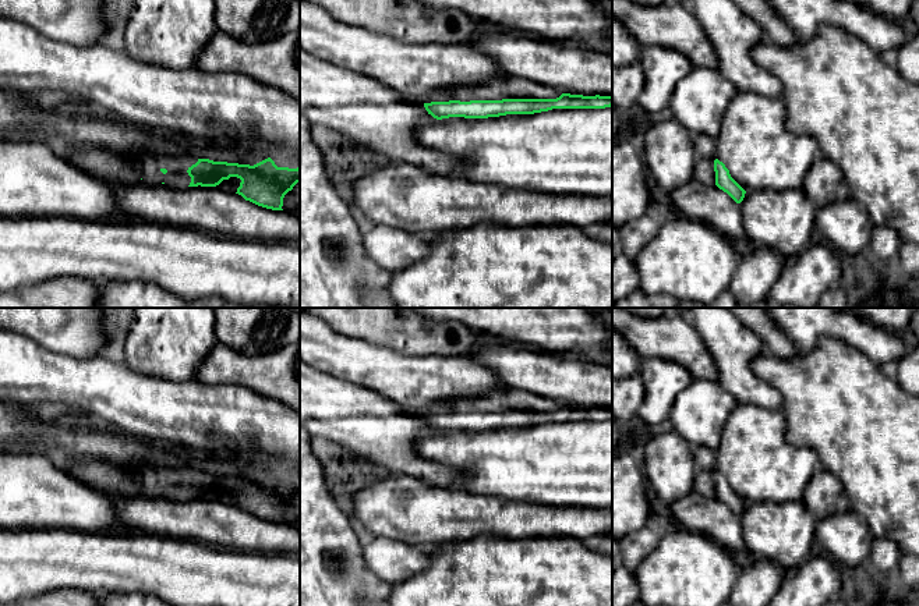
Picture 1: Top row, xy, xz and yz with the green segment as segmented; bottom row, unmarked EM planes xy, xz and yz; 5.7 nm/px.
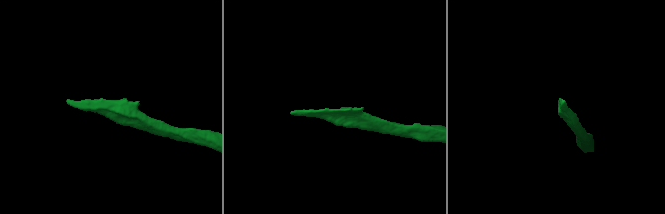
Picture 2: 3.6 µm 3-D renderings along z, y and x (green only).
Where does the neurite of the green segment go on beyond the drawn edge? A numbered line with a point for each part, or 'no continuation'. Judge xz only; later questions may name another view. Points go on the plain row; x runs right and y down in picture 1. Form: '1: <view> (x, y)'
1: xz (512, 400)

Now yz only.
1: yz (703, 484)

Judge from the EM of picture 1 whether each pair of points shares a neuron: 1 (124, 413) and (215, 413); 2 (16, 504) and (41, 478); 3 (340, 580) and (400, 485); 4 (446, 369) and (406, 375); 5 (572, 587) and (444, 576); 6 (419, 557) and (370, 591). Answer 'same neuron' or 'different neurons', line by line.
1: same neuron
2: same neuron
3: different neurons
4: same neuron
5: same neuron
6: different neurons

